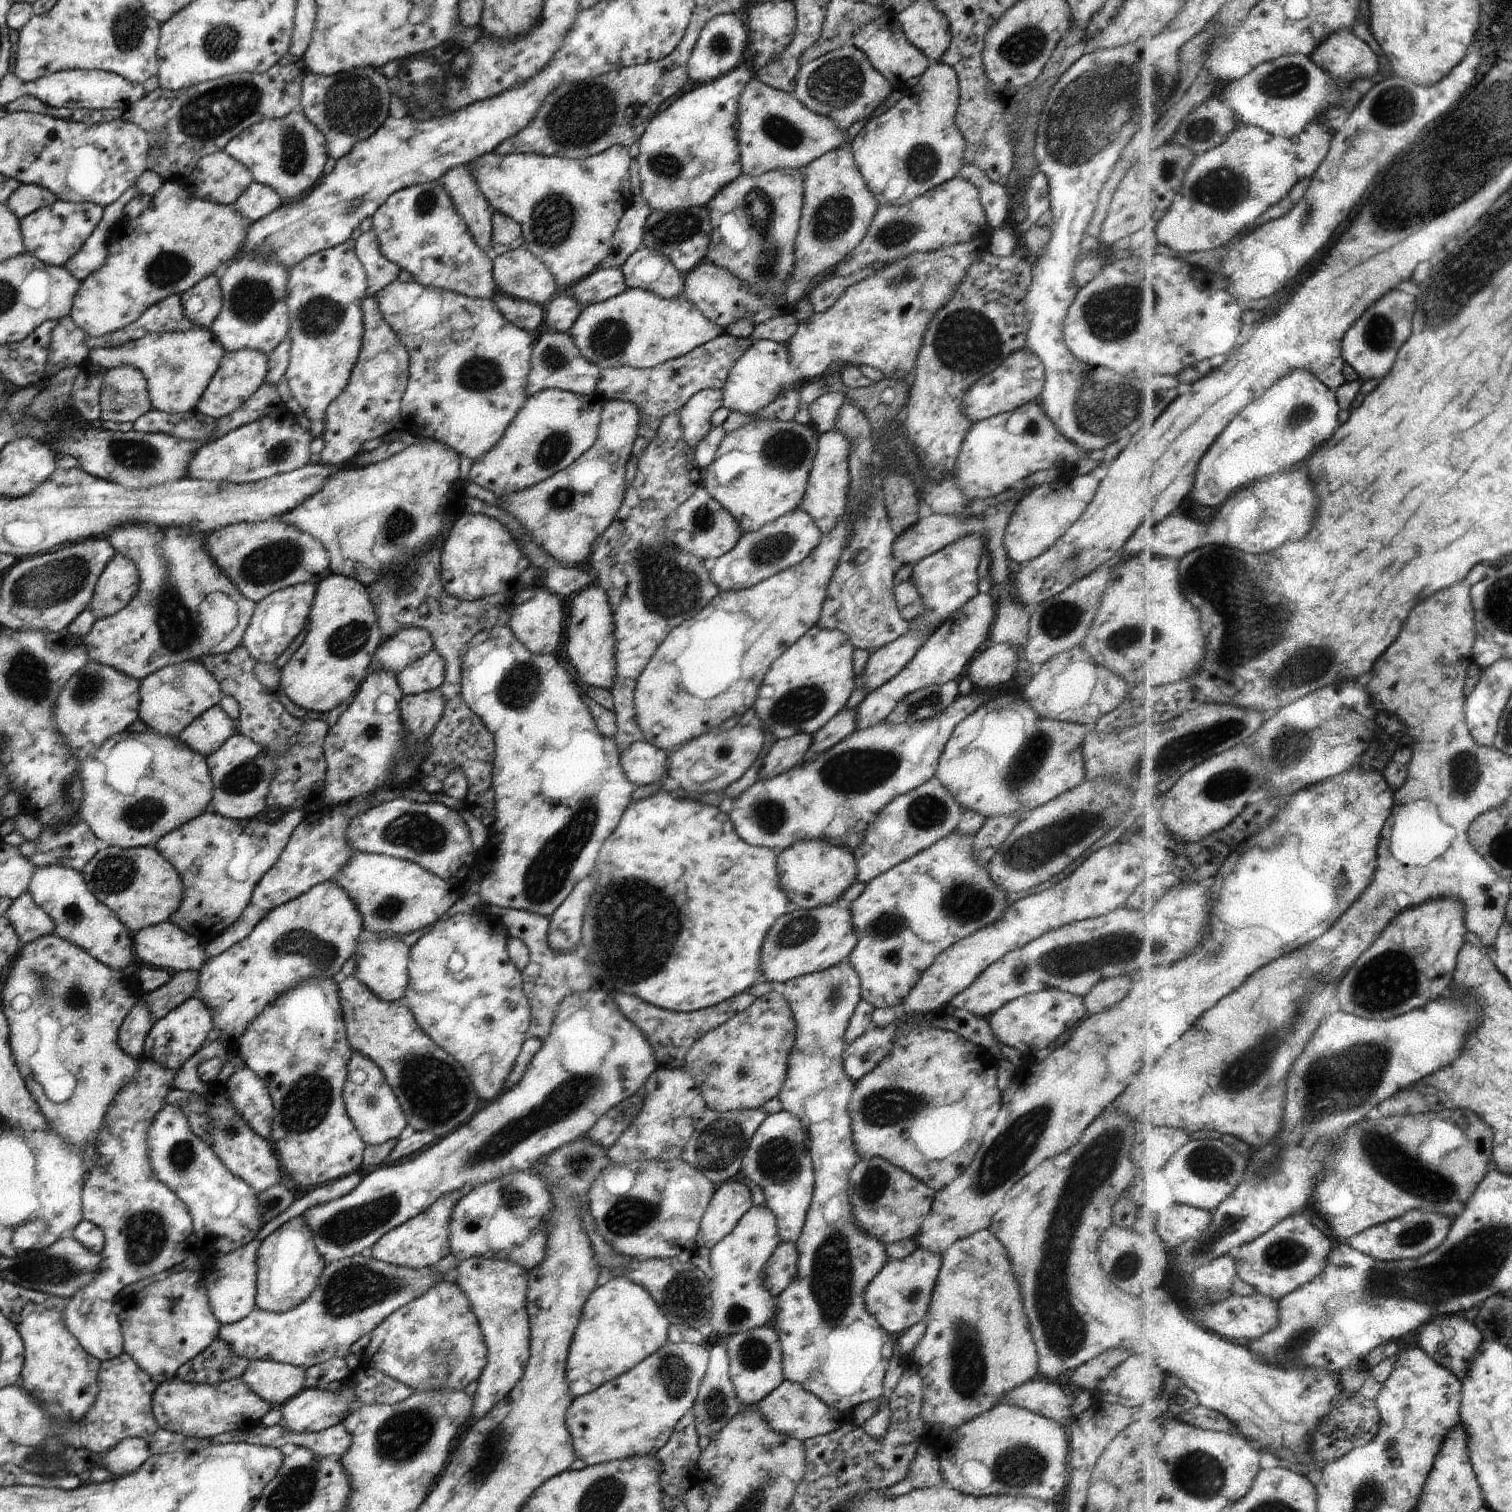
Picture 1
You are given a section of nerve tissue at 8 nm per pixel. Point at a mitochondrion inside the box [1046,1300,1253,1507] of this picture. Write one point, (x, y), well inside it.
(1199, 1473)

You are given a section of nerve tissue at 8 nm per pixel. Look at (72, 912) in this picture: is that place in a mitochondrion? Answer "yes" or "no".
yes

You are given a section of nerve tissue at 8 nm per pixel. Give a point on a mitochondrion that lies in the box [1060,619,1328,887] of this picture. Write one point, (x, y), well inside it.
(1196, 748)

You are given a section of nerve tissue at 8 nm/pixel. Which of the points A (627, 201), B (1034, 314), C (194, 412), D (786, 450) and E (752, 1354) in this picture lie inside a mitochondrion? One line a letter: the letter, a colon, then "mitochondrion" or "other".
A: other
B: other
C: other
D: mitochondrion
E: mitochondrion

